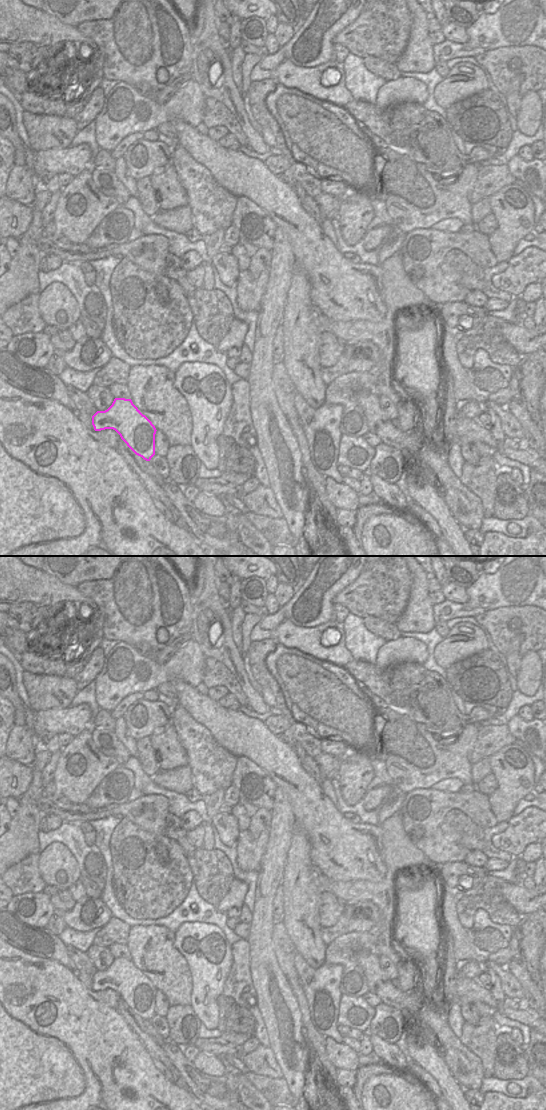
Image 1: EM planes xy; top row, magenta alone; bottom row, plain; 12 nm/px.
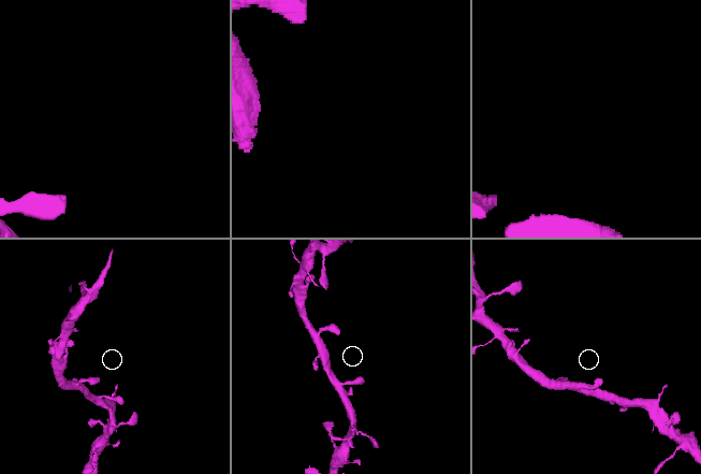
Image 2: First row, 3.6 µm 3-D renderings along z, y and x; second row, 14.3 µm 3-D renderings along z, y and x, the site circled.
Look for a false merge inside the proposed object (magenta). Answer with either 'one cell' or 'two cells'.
one cell

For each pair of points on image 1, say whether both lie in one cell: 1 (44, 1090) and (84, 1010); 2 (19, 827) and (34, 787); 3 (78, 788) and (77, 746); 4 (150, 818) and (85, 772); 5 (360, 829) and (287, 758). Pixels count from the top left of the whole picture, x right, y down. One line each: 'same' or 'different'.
1: same
2: same
3: same
4: different
5: same

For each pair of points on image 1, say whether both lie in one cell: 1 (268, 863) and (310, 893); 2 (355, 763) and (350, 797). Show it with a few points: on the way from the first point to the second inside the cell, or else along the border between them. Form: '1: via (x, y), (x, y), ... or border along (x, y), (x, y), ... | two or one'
1: border along (288, 851), (283, 878), (279, 885) | two
2: via (355, 771), (353, 789) | one

